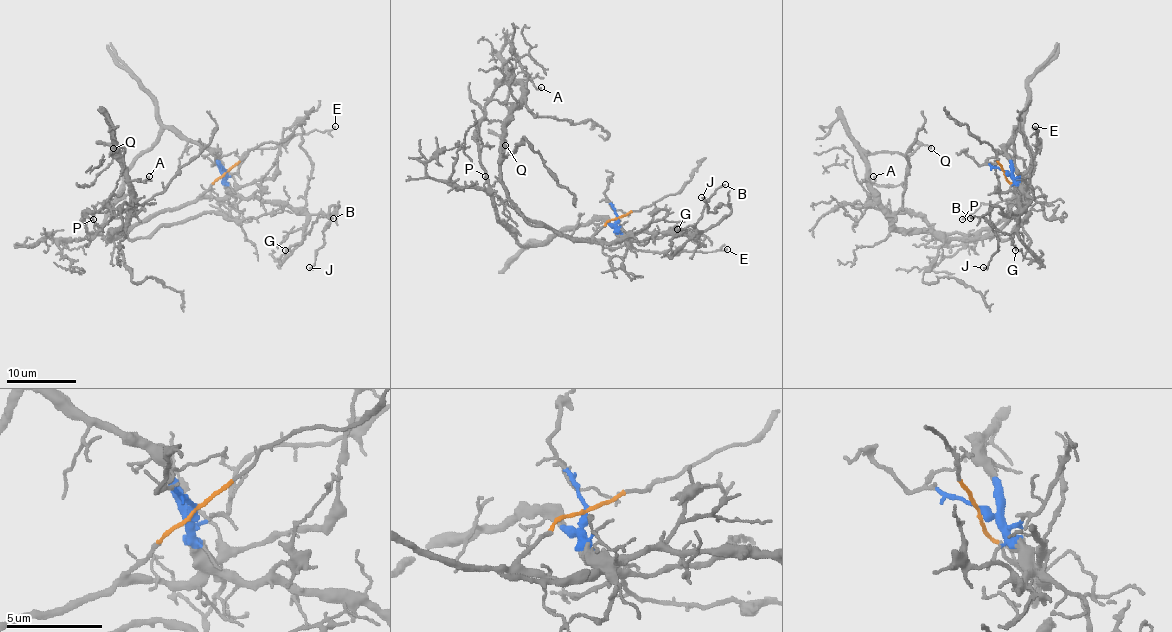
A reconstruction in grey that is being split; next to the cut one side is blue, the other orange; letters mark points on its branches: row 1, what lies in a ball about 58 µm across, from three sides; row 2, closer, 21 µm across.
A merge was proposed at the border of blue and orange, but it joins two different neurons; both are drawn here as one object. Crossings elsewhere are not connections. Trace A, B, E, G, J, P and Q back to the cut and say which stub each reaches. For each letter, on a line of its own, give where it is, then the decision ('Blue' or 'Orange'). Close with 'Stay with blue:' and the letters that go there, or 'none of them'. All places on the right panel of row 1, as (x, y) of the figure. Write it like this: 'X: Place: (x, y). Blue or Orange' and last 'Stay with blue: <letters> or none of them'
A: Place: (873, 176). Orange
B: Place: (970, 218). Blue
E: Place: (1035, 126). Blue
G: Place: (1015, 250). Blue
J: Place: (983, 267). Blue
P: Place: (962, 219). Blue
Q: Place: (931, 148). Orange
Stay with blue: B, E, G, J, P

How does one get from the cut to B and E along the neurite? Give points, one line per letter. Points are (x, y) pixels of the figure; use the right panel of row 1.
B: (1004, 171), (1021, 193), (1018, 199), (1019, 224), (1011, 233), (1005, 233), (979, 216), (971, 218)
E: (1004, 171), (1014, 176), (1023, 174), (1038, 148), (1038, 129), (1035, 126)

